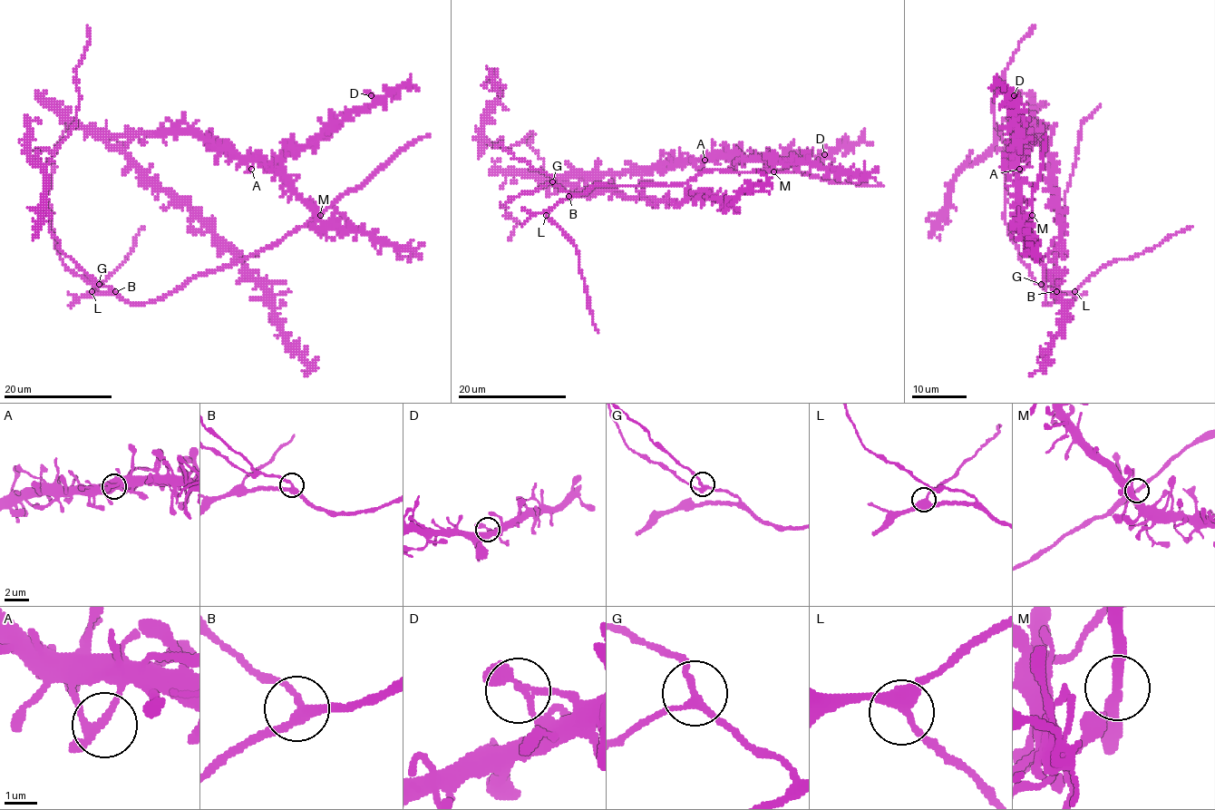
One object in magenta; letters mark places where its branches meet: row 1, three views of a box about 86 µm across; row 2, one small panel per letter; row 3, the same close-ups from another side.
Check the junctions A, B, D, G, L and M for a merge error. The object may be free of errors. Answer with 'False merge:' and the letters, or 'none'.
False merge: none

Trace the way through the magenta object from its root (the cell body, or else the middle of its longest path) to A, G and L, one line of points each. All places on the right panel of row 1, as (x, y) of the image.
A: (1026, 223), (1024, 224), (1021, 219), (1016, 162), (1019, 169)
G: (1026, 223), (1030, 218), (1030, 253), (1045, 268), (1045, 303), (1052, 303), (1056, 294), (1041, 284)
L: (1026, 223), (1030, 218), (1030, 253), (1045, 268), (1045, 303), (1052, 303), (1059, 294), (1074, 291)

